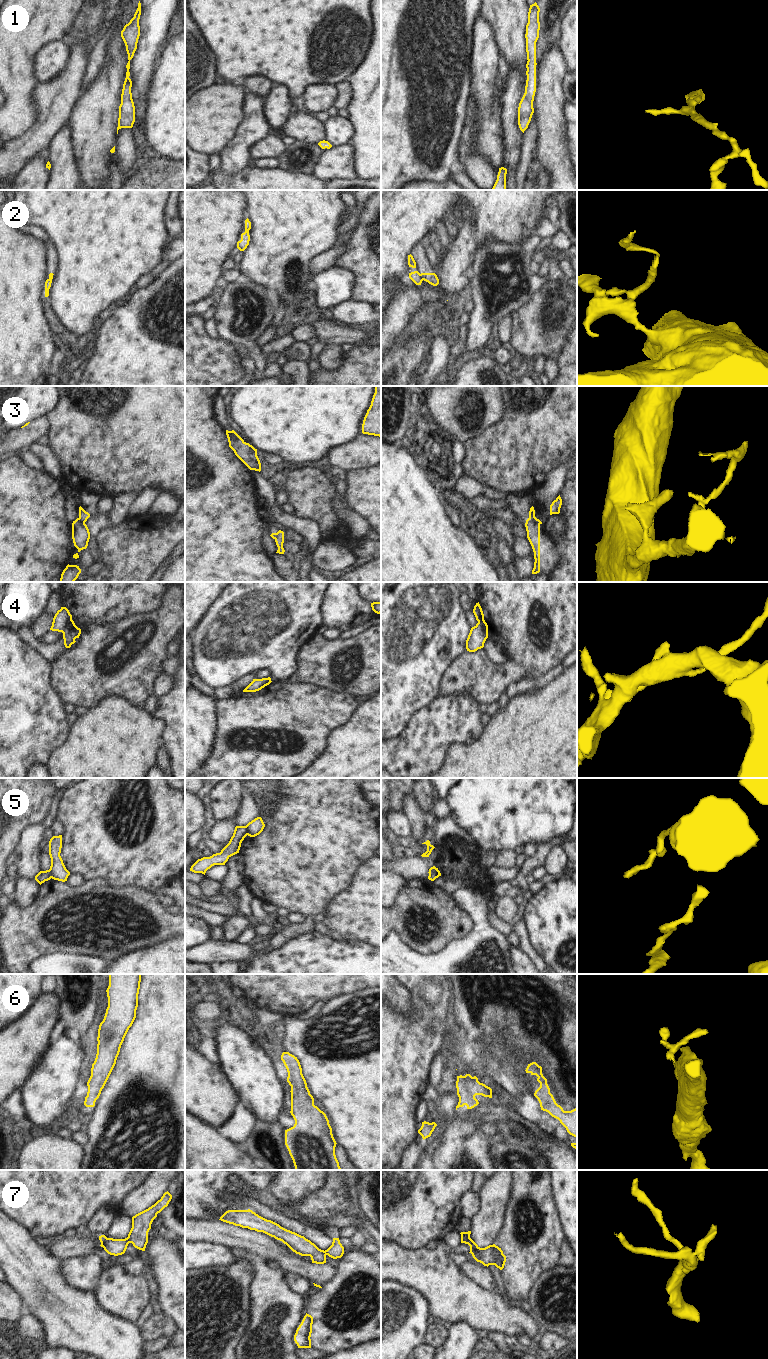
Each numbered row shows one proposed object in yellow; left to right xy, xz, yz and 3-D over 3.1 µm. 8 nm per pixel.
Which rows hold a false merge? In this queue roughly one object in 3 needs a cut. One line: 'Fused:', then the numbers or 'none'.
Fused: 2, 3, 4, 5, 7

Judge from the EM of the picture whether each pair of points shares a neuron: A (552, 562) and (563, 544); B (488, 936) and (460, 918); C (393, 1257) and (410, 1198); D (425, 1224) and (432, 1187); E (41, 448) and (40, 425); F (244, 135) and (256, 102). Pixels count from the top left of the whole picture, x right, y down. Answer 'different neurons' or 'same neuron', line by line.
A: different neurons
B: different neurons
C: different neurons
D: same neuron
E: different neurons
F: same neuron

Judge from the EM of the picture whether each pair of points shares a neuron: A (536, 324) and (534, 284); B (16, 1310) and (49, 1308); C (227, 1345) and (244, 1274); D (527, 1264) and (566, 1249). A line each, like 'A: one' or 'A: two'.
A: two
B: two
C: one
D: two

